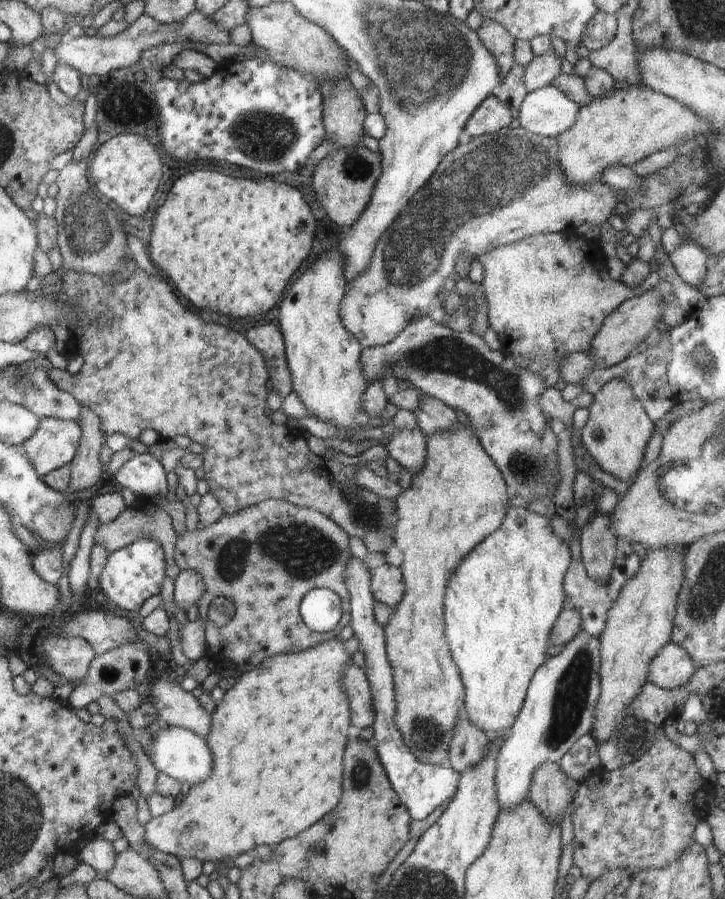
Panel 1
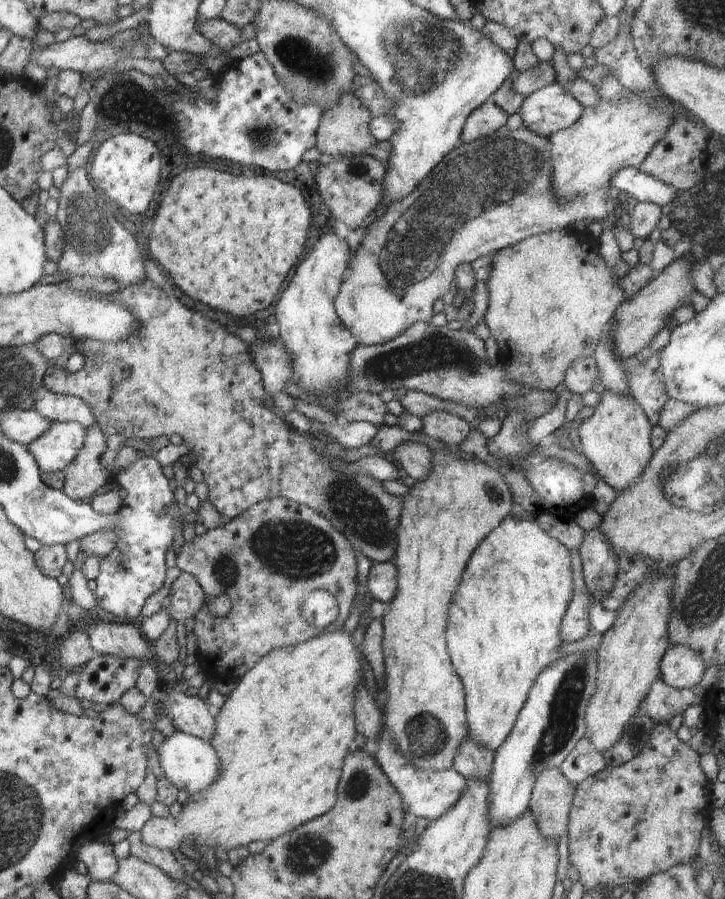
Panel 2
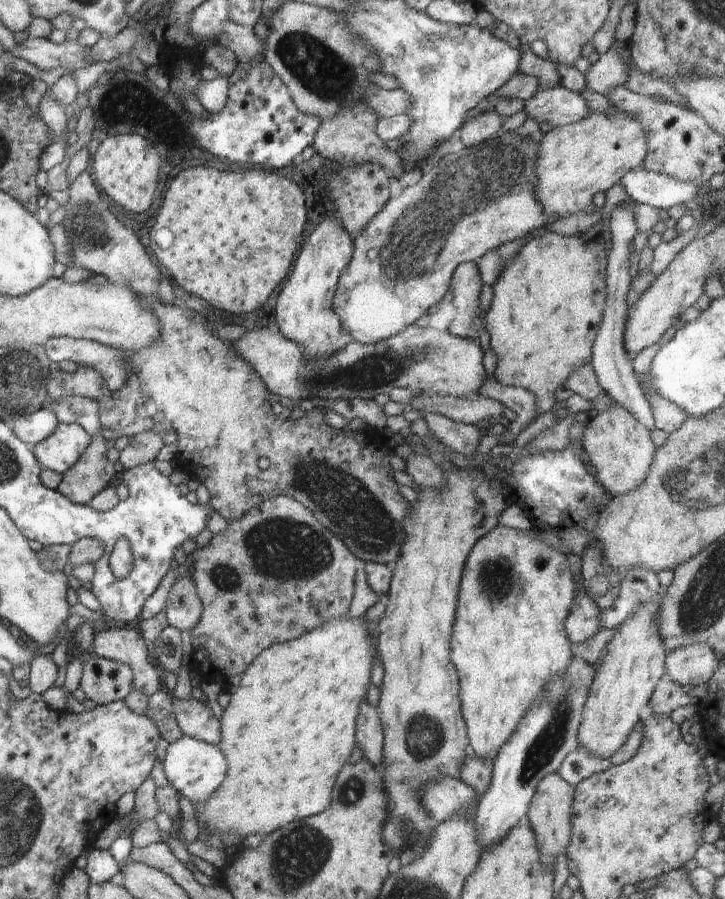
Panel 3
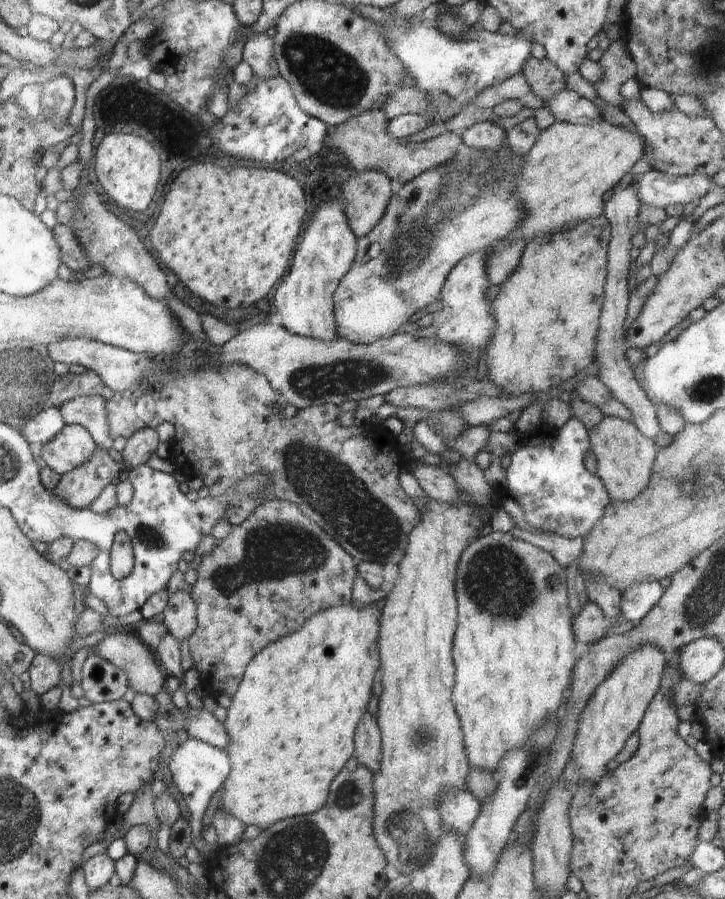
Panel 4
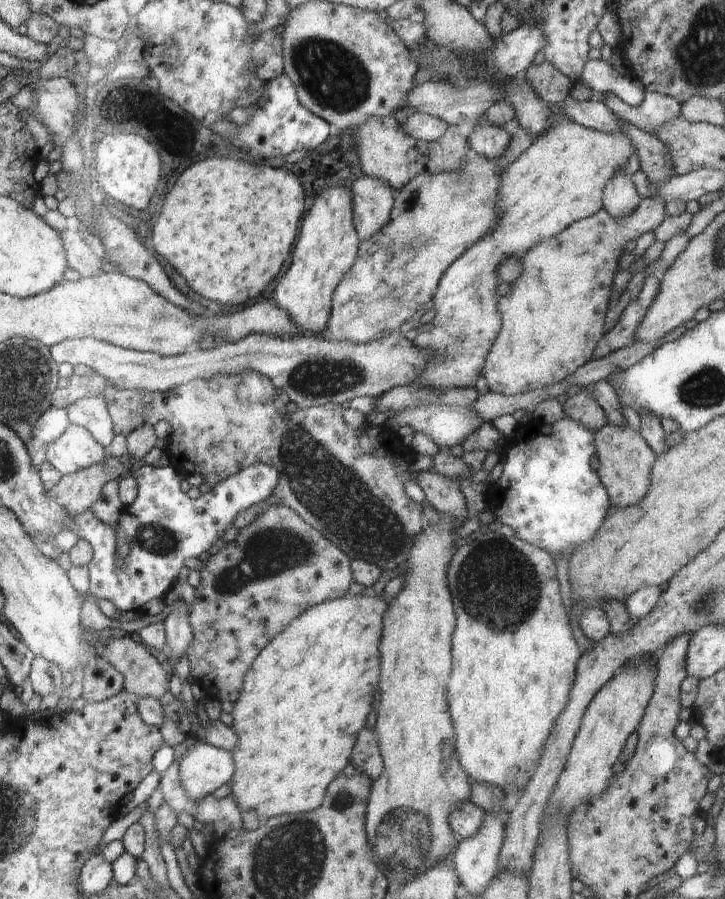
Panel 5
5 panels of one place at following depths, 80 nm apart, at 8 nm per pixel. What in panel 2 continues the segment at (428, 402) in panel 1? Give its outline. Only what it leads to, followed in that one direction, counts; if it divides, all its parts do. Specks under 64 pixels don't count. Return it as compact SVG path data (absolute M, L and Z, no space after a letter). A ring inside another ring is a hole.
M436 409L423 416L421 421L420 432L452 449L457 449L470 432L470 423L446 409Z

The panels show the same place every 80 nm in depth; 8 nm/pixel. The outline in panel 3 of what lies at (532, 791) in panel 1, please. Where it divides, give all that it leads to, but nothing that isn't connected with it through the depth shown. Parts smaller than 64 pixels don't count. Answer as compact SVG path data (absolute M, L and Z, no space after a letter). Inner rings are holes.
M559 772L547 774L536 787L527 816L529 825L534 831L539 857L543 863L554 870L556 858L565 853L571 837L571 806L574 800L575 786L568 784Z

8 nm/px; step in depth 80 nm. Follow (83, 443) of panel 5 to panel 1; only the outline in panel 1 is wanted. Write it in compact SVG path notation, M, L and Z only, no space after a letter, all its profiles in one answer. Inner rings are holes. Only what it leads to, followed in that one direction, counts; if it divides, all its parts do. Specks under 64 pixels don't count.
M44 417L37 431L22 446L40 476L64 467L77 454L81 425L76 421Z

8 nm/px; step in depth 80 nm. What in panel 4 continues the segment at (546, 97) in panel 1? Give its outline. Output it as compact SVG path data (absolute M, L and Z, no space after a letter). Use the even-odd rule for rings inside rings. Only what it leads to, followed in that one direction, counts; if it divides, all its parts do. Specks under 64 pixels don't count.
M566 88L545 101L545 106L556 121L566 121L575 125L585 125L594 119L603 118L599 108L591 100Z

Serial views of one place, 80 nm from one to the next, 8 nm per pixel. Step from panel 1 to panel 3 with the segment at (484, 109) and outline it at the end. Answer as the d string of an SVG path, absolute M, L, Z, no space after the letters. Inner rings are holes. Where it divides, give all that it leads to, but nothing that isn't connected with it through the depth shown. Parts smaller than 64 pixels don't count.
M484 111L464 122L460 129L460 142L465 147L485 143L498 136L503 129L501 116L495 111Z

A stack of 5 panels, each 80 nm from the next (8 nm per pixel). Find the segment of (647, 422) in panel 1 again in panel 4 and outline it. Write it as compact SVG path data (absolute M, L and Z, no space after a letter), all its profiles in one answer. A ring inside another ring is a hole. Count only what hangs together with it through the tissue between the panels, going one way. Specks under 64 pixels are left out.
M604 415L600 422L589 430L589 443L597 458L595 475L604 483L612 501L631 501L648 486L659 448L654 440L644 436L632 421Z

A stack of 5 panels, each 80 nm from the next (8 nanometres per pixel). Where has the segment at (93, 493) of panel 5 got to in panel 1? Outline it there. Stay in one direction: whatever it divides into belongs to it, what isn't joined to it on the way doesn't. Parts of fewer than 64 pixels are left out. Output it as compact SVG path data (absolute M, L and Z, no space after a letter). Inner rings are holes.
M90 407L81 408L81 417L77 420L81 425L81 440L77 454L70 462L71 481L68 493L90 488L100 480L100 448L104 446L104 436L100 430L100 418Z

